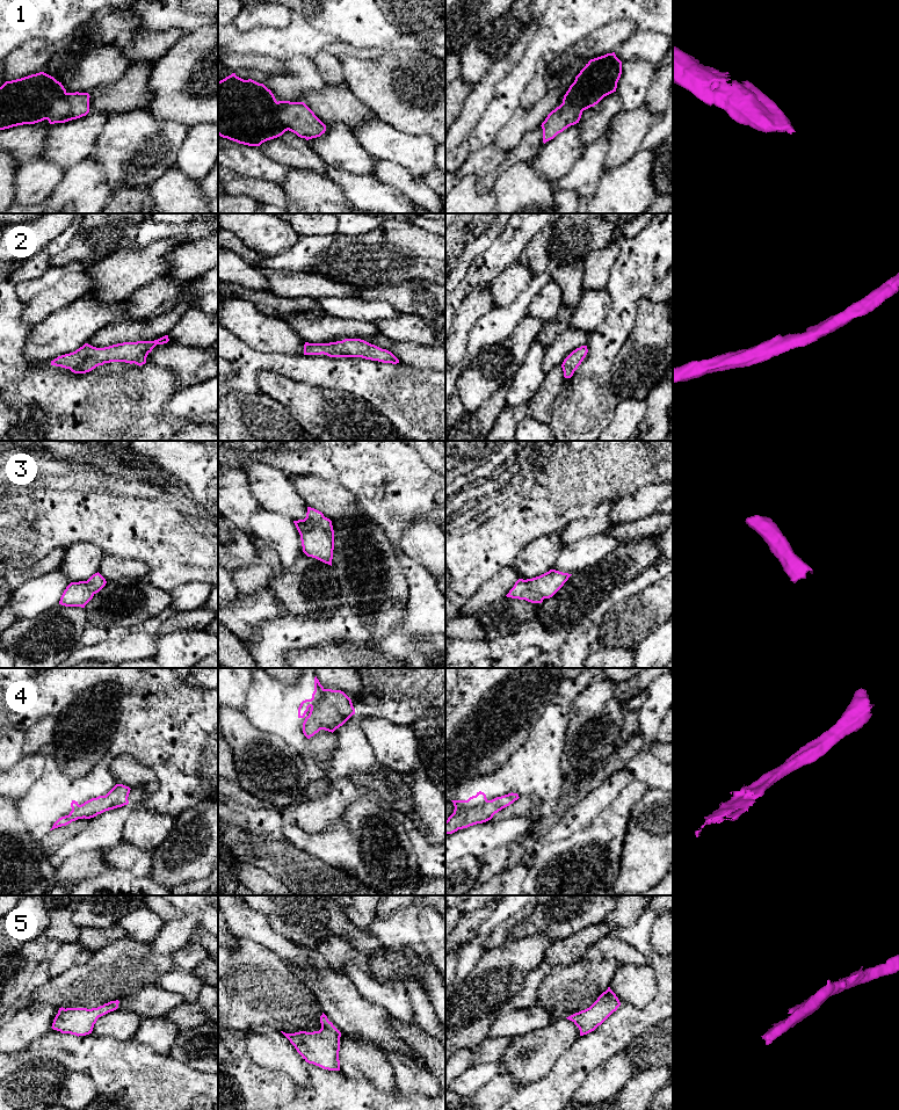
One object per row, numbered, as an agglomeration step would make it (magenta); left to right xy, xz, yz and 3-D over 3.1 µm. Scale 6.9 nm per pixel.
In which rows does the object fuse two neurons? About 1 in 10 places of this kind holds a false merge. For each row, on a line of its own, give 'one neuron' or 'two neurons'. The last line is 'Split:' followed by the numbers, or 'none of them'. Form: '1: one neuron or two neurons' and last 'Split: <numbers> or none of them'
1: one neuron
2: one neuron
3: one neuron
4: one neuron
5: one neuron
Split: none of them

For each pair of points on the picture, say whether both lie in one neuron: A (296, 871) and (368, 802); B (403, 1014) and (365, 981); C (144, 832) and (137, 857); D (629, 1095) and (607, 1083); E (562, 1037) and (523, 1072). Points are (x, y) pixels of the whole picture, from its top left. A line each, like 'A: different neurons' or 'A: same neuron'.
A: different neurons
B: same neuron
C: different neurons
D: different neurons
E: same neuron

